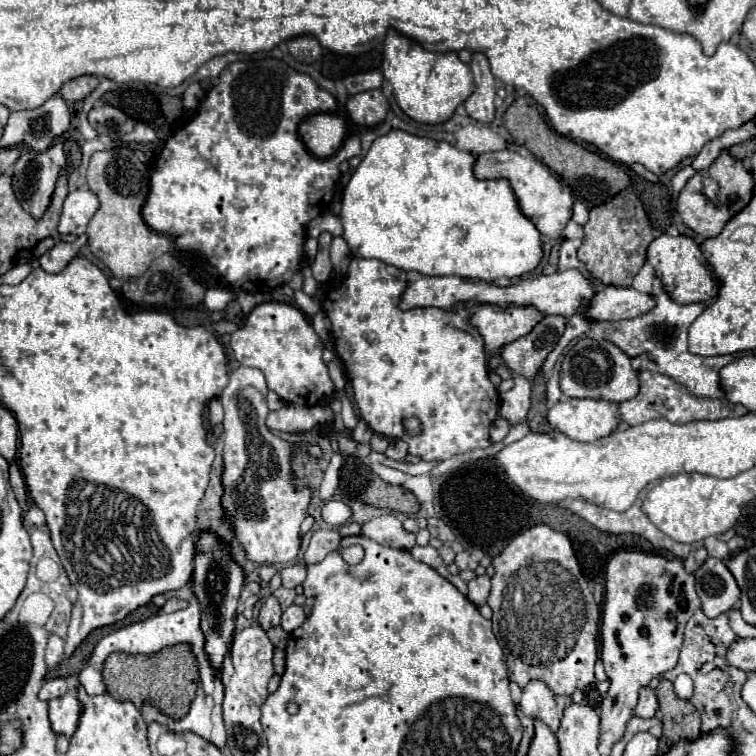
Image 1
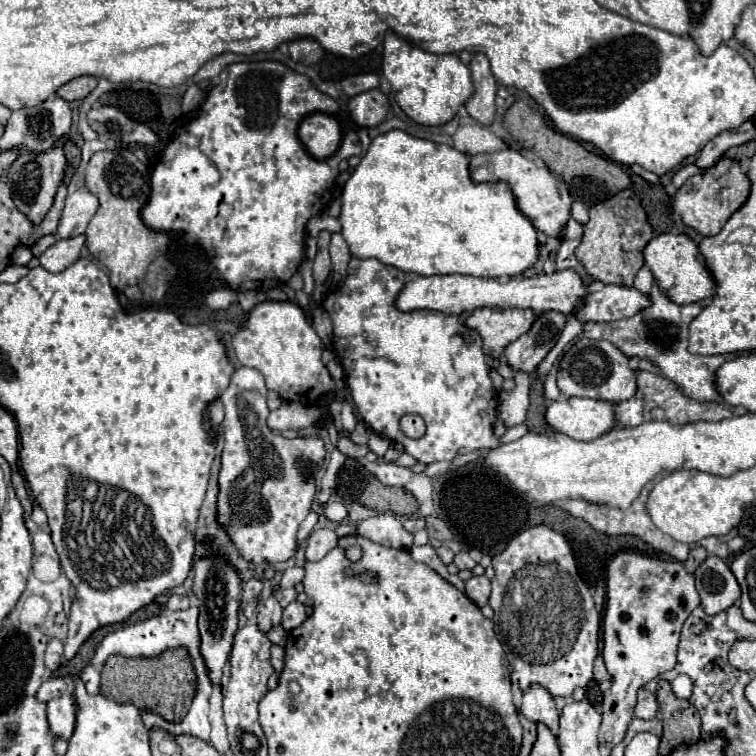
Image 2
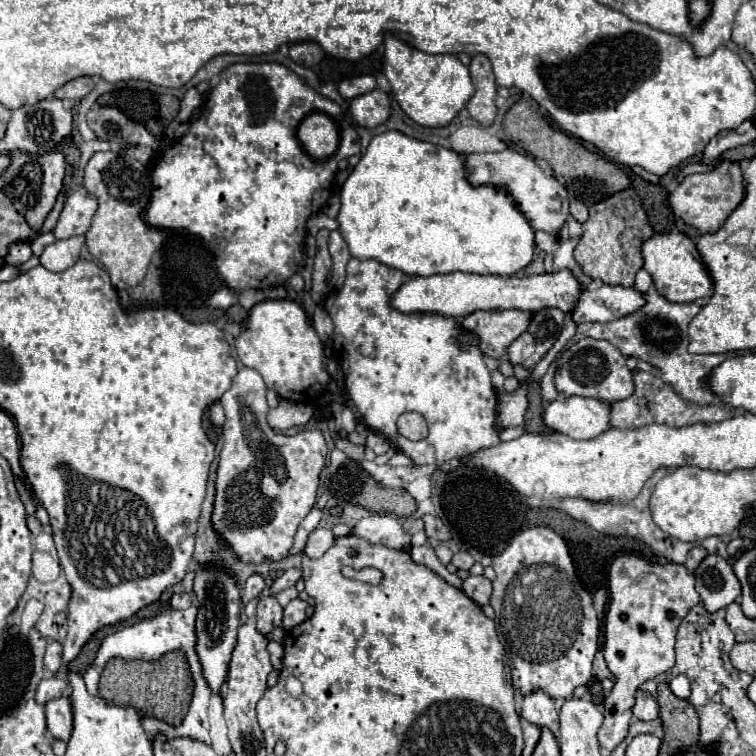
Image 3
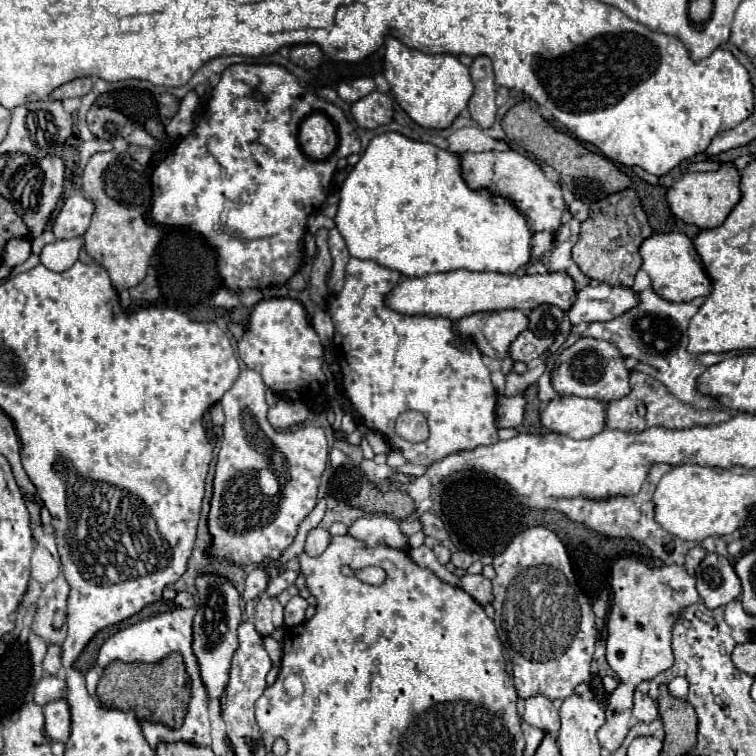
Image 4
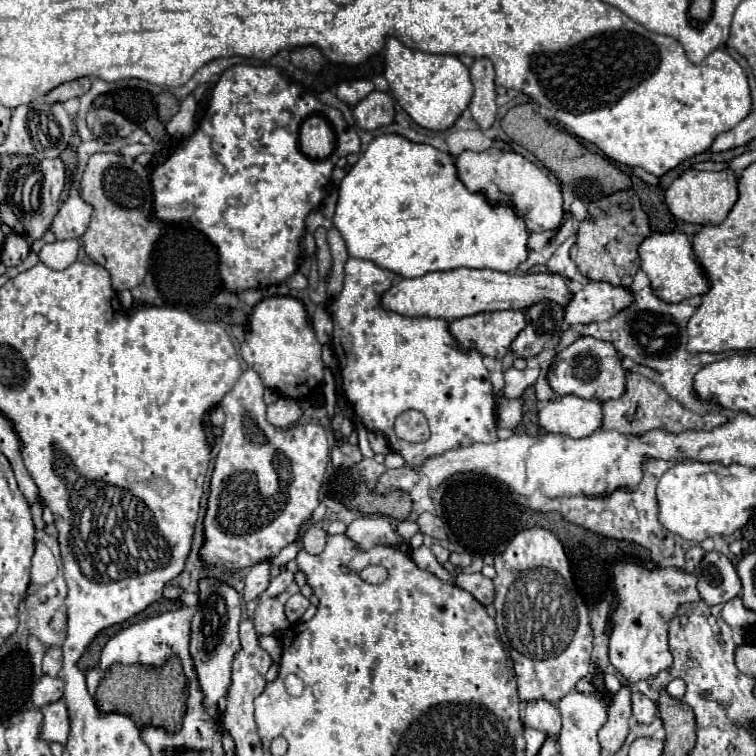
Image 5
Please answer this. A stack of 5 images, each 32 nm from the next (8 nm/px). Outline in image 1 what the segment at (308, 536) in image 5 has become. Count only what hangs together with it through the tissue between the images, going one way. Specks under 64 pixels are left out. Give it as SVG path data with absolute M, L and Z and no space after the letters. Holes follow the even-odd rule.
M316 530L310 538L310 544L306 548L304 560L306 564L316 564L320 562L326 554L336 550L340 546L340 534L336 530Z

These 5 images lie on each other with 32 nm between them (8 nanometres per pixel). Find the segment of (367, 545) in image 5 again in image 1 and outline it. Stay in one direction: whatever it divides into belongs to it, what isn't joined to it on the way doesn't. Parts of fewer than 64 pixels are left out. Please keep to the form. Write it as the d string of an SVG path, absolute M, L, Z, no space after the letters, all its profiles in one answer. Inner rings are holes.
M382 514L378 518L364 522L360 534L382 546L400 548L400 550L412 550L412 546L416 544L414 534L404 530L402 520L396 514Z

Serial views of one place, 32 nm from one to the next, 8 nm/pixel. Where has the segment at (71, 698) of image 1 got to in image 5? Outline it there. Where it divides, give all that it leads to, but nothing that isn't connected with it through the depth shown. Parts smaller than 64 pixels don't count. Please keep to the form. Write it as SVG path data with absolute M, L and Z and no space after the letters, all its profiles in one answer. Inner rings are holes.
M62 700L52 702L46 708L42 708L42 714L44 714L44 720L40 726L40 738L44 738L46 742L58 742L64 746L70 734L66 704Z

